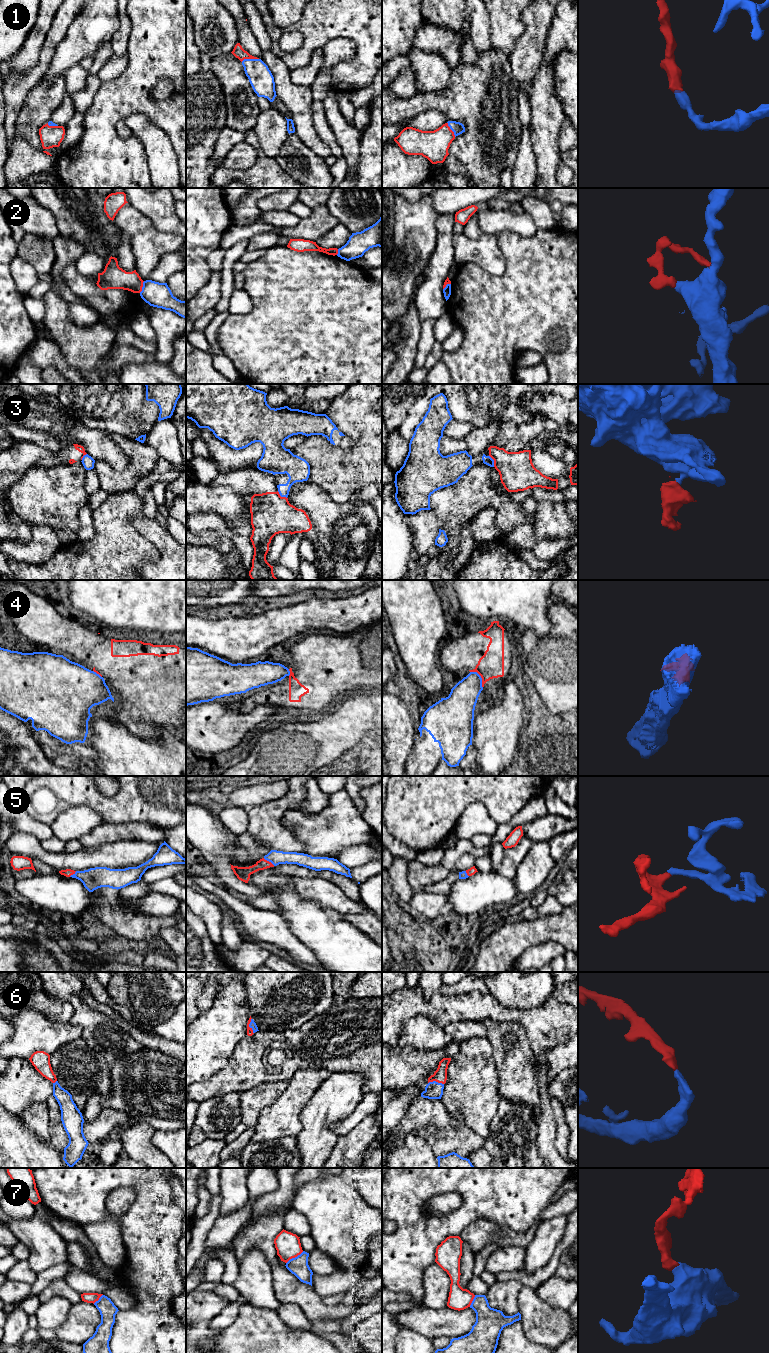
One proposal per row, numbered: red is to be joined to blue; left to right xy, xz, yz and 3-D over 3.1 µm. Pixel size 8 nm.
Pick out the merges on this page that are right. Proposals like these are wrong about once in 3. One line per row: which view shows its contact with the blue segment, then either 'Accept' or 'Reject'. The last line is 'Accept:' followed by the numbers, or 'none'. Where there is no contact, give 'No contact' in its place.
1: Touches blue in xz. Accept
2: Touches blue in xy. Reject
3: Touches blue in xz. Reject
4: Touches blue in yz. Reject
5: Touches blue in xz. Accept
6: Touches blue in xz. Accept
7: Touches blue in xz. Reject
Accept: 1, 5, 6

